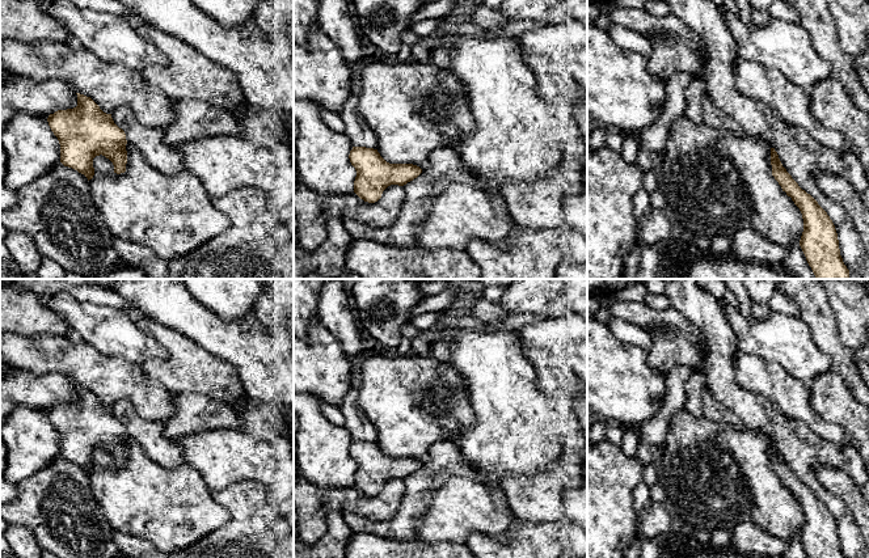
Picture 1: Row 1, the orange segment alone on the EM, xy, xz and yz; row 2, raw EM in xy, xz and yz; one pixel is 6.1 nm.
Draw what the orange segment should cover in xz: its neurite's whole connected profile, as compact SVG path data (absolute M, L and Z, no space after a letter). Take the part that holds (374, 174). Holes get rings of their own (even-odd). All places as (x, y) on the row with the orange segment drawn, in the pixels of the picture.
M353 147L349 158L357 170L354 193L368 203L377 202L388 186L404 186L422 173L413 164L387 162L374 148Z

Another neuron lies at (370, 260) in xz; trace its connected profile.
M353 238L346 253L345 267L362 279L417 279L421 274L427 279L480 279L480 269L467 251L455 248L426 249L418 246L391 246L370 238Z

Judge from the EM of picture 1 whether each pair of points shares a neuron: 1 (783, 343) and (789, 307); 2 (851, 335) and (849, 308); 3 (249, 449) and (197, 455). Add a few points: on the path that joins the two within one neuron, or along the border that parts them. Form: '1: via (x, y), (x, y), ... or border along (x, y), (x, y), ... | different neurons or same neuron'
1: border along (771, 311), (798, 317) | different neurons
2: via (851, 329), (851, 315) | same neuron
3: via (236, 455), (210, 455) | same neuron

